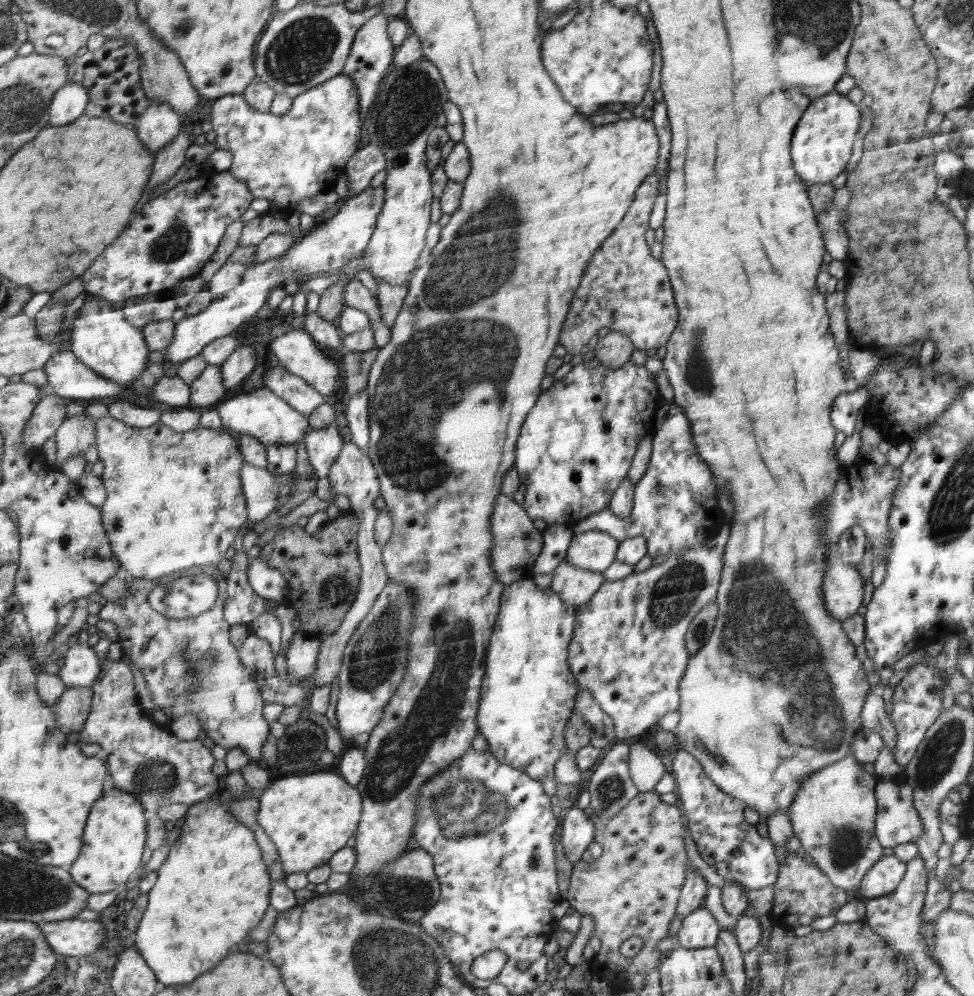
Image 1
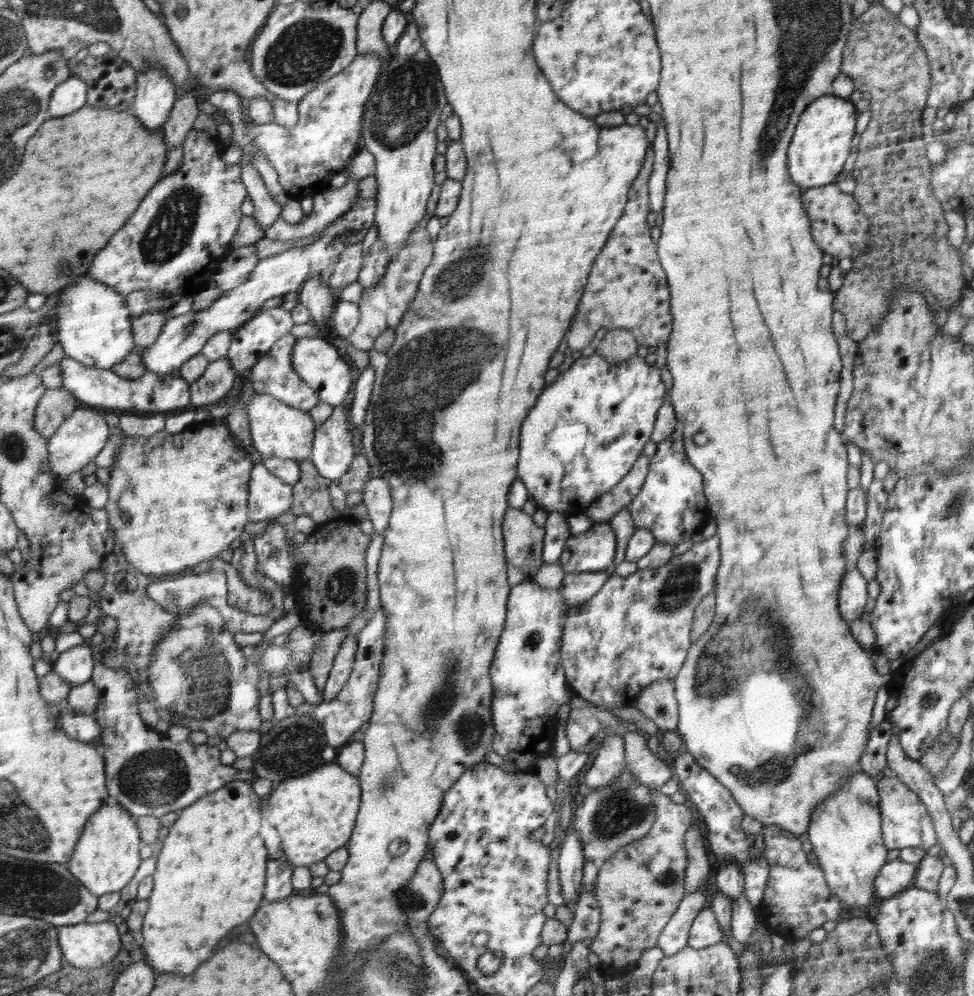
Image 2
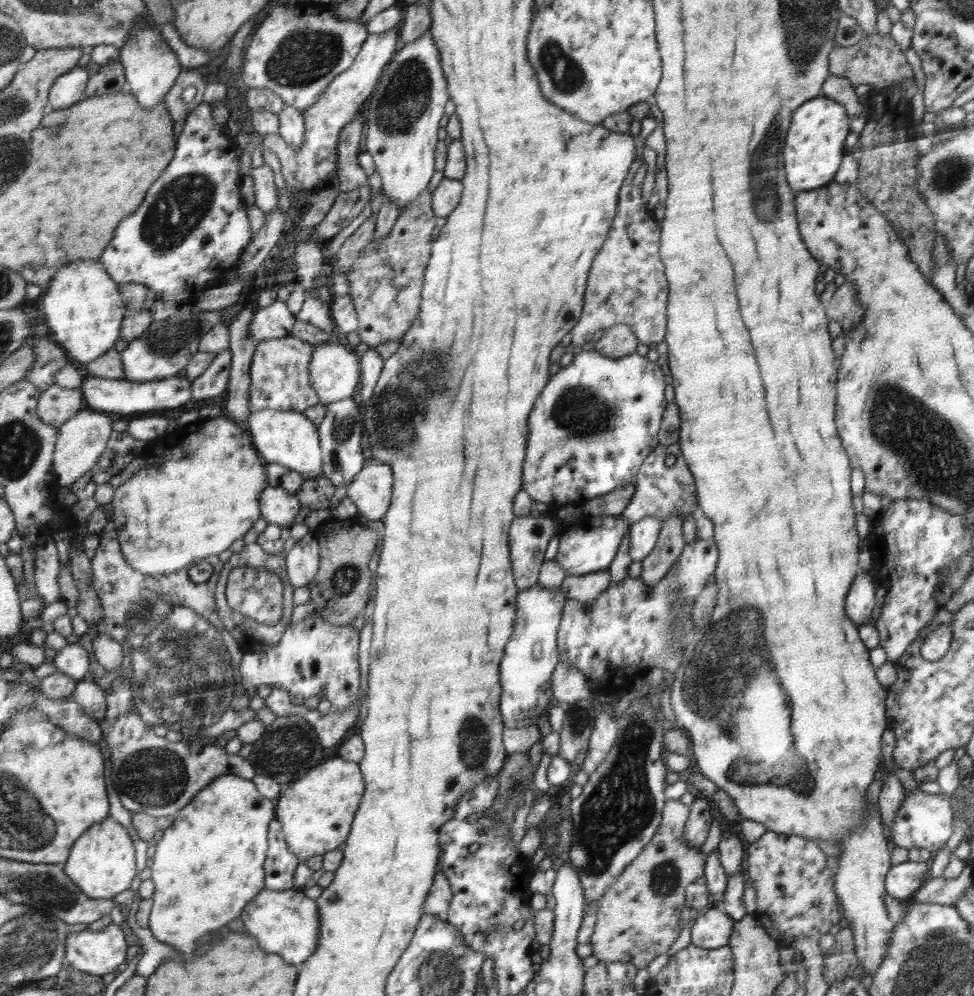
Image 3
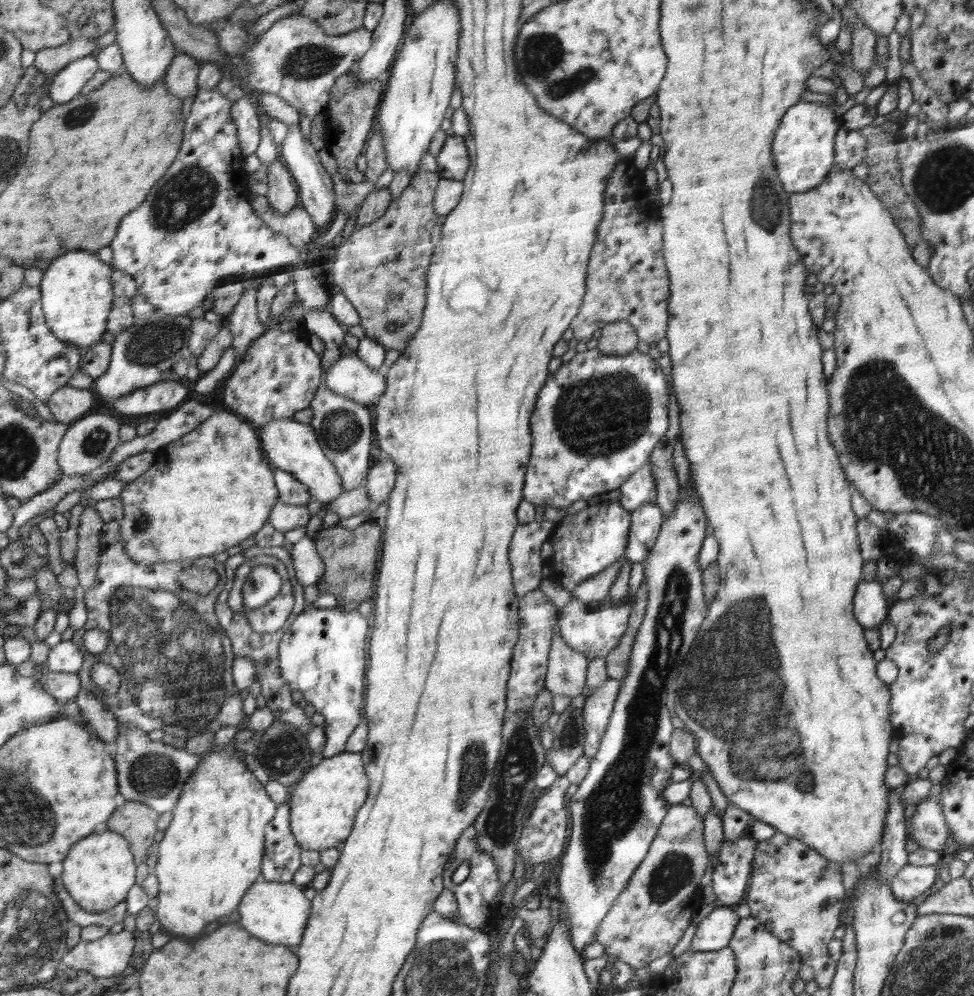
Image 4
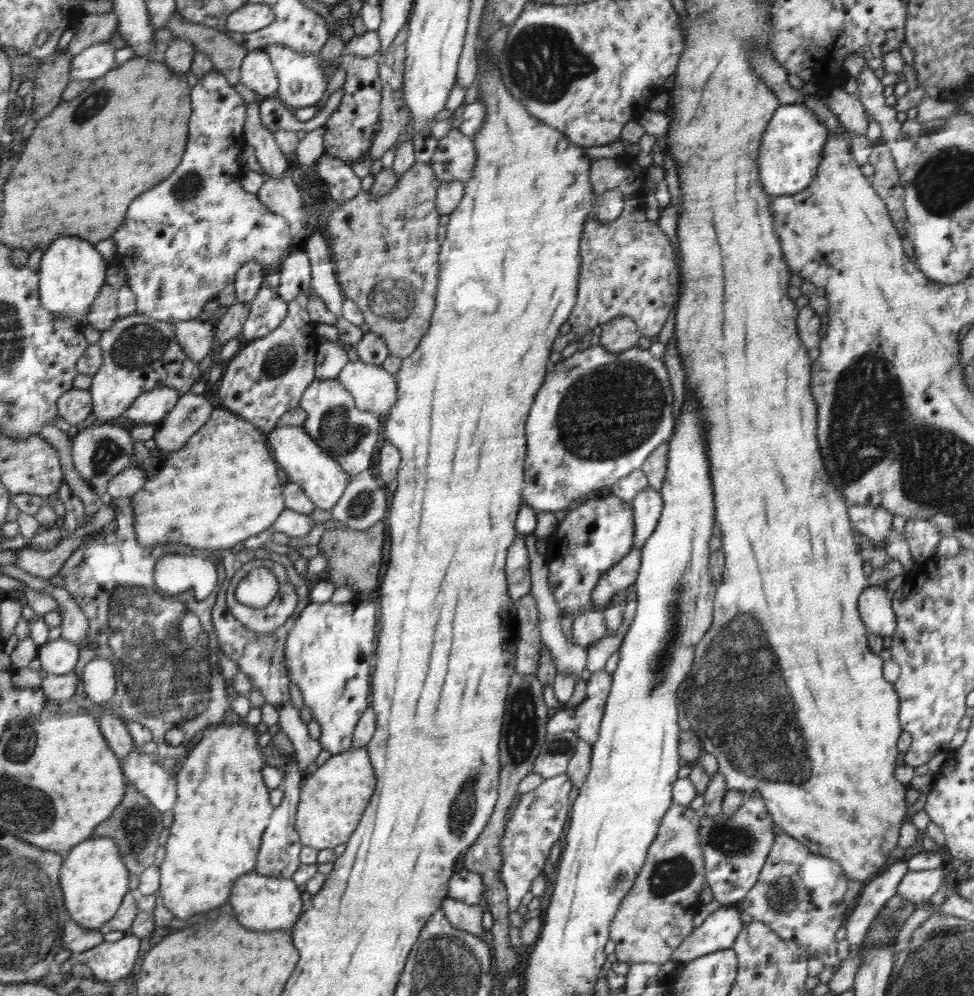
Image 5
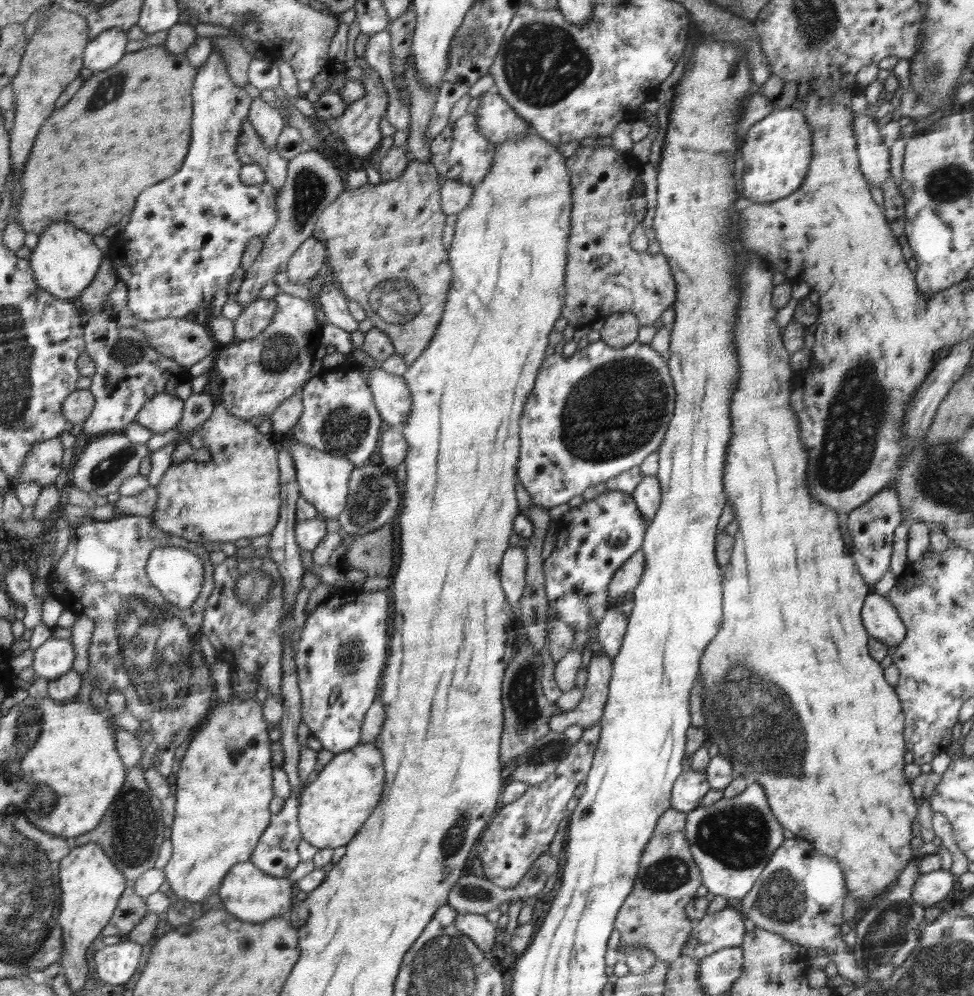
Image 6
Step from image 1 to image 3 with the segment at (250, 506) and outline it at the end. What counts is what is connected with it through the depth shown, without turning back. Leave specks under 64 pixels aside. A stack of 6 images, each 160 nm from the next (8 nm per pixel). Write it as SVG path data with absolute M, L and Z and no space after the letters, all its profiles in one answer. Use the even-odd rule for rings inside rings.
M266 486L259 501L264 520L282 527L293 524L292 520L300 512L298 498L290 496L283 487Z

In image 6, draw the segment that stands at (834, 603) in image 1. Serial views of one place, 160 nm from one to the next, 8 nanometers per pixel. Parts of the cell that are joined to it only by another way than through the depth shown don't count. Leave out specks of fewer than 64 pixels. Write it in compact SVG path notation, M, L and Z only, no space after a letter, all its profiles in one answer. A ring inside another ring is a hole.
M875 592L866 596L861 609L861 619L867 633L888 647L898 646L907 633L890 598Z

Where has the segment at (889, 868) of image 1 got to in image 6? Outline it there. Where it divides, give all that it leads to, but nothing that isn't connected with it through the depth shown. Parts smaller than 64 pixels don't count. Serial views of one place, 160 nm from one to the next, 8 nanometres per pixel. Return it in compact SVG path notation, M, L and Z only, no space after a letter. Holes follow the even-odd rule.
M940 868L928 874L921 874L916 879L912 898L917 905L922 907L940 905L953 887L956 887L954 875L949 870Z

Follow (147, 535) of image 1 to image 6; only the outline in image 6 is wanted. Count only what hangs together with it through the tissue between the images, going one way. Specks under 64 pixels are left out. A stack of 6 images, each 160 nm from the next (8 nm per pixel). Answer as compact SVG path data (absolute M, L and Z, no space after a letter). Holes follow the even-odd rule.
M222 406L213 408L212 414L203 422L202 428L189 440L190 446L208 448L210 461L196 462L185 460L172 463L166 470L155 489L158 500L150 514L152 526L174 536L180 536L189 542L234 543L240 538L256 538L270 534L278 525L282 512L282 479L279 464L276 464L274 444L254 423L232 415Z

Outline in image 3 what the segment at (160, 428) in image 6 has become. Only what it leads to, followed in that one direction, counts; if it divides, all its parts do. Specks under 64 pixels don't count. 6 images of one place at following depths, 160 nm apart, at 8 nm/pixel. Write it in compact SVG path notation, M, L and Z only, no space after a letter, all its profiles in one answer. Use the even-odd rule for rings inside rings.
M83 371L83 383L79 390L86 400L86 407L101 412L118 412L118 414L132 414L132 412L150 412L150 410L164 410L176 408L190 400L190 381L186 378L168 377L159 381L132 382L131 380L100 378Z

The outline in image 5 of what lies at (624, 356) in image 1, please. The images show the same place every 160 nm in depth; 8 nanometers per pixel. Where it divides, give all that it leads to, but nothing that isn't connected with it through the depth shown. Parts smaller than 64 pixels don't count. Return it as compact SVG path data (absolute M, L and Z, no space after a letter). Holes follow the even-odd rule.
M616 317L613 321L602 325L599 345L612 353L623 353L637 344L642 333L630 317Z

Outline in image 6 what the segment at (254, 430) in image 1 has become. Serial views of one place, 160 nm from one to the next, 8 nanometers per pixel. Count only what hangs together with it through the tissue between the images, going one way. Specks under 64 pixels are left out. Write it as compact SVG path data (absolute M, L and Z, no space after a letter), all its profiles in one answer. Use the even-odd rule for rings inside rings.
M290 432L285 434L284 448L291 452L299 484L299 495L314 505L320 518L338 518L347 506L350 496L350 478L354 472L351 459L342 458L327 451L316 450L316 447L299 442Z

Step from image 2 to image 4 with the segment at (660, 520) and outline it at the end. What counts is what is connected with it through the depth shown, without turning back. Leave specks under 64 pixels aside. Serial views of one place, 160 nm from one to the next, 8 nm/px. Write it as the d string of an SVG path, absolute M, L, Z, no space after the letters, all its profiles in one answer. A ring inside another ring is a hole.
M648 460L634 476L624 482L620 491L619 503L629 512L640 505L656 503L658 496L658 478L655 478L654 466Z

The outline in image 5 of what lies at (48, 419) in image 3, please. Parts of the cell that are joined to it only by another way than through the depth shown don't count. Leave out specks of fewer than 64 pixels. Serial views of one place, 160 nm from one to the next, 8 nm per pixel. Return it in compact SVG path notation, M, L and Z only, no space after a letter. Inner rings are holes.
M72 387L59 398L59 415L72 426L86 420L93 410L94 400L90 390Z

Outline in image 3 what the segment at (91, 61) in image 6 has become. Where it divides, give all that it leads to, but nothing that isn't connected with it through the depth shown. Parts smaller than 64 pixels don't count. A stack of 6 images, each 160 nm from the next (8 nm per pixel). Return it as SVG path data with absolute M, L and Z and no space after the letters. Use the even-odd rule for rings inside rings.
M76 67L70 73L60 77L60 82L52 86L52 110L68 108L86 97L85 89L88 83L86 68Z

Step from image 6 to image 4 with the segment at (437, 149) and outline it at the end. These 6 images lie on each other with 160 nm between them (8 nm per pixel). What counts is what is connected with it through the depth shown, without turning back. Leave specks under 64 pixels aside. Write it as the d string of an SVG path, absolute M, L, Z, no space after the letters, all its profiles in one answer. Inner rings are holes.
M458 135L449 136L435 159L437 160L436 171L441 178L463 181L471 166L466 139Z

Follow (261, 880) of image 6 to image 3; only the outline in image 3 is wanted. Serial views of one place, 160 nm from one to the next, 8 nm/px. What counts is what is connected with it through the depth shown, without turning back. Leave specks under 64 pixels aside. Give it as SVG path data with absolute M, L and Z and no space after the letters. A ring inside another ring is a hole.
M290 888L283 891L263 890L260 898L244 910L244 930L250 932L264 950L280 954L282 958L301 965L313 952L317 945L319 929L319 912L316 900L306 898L304 894Z

